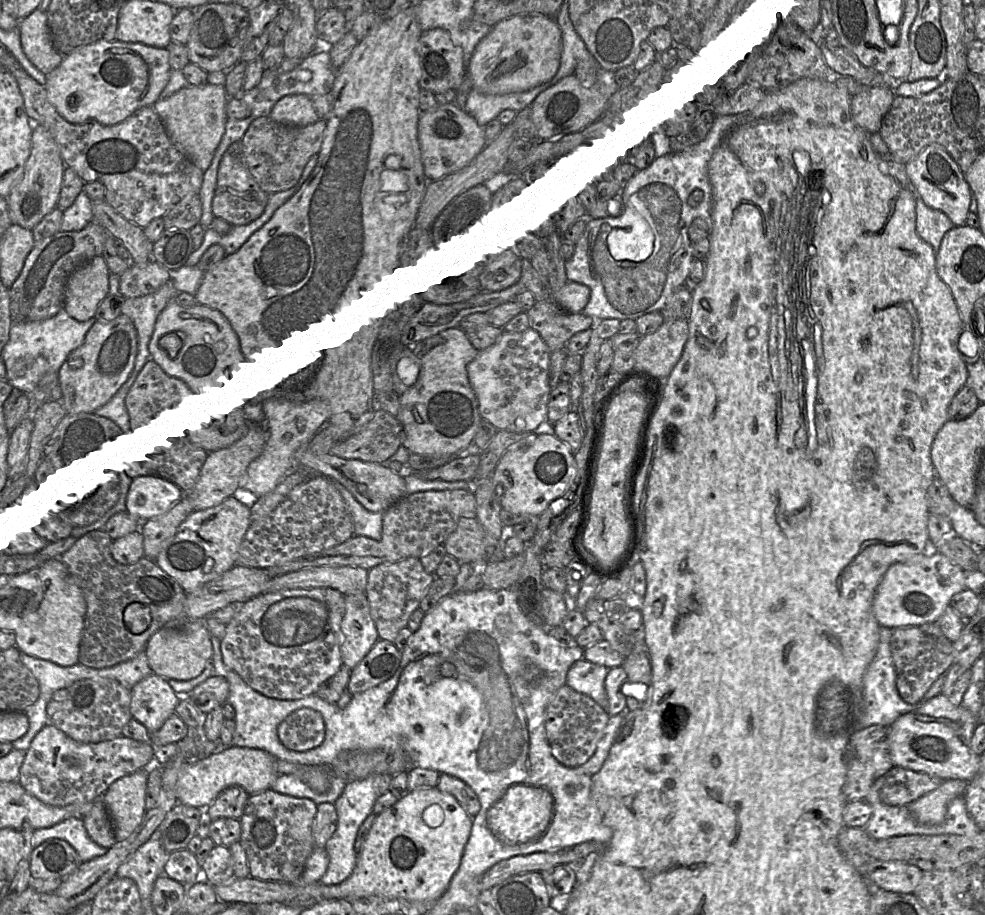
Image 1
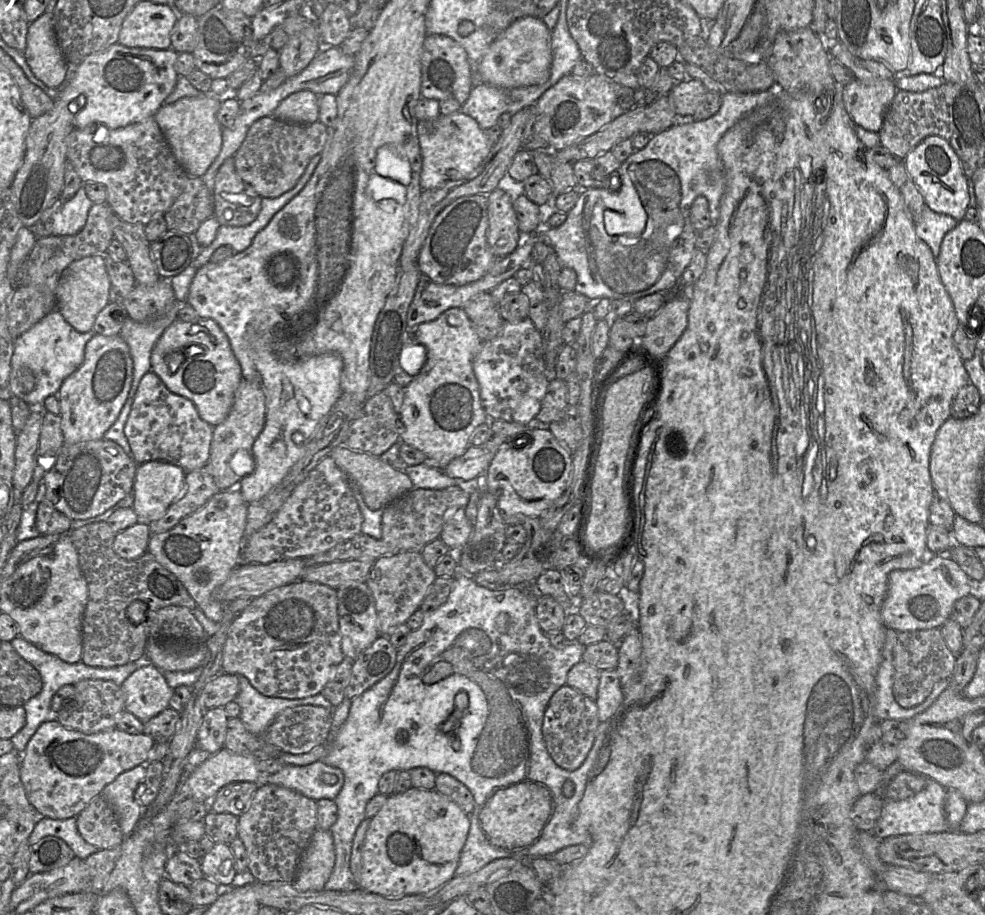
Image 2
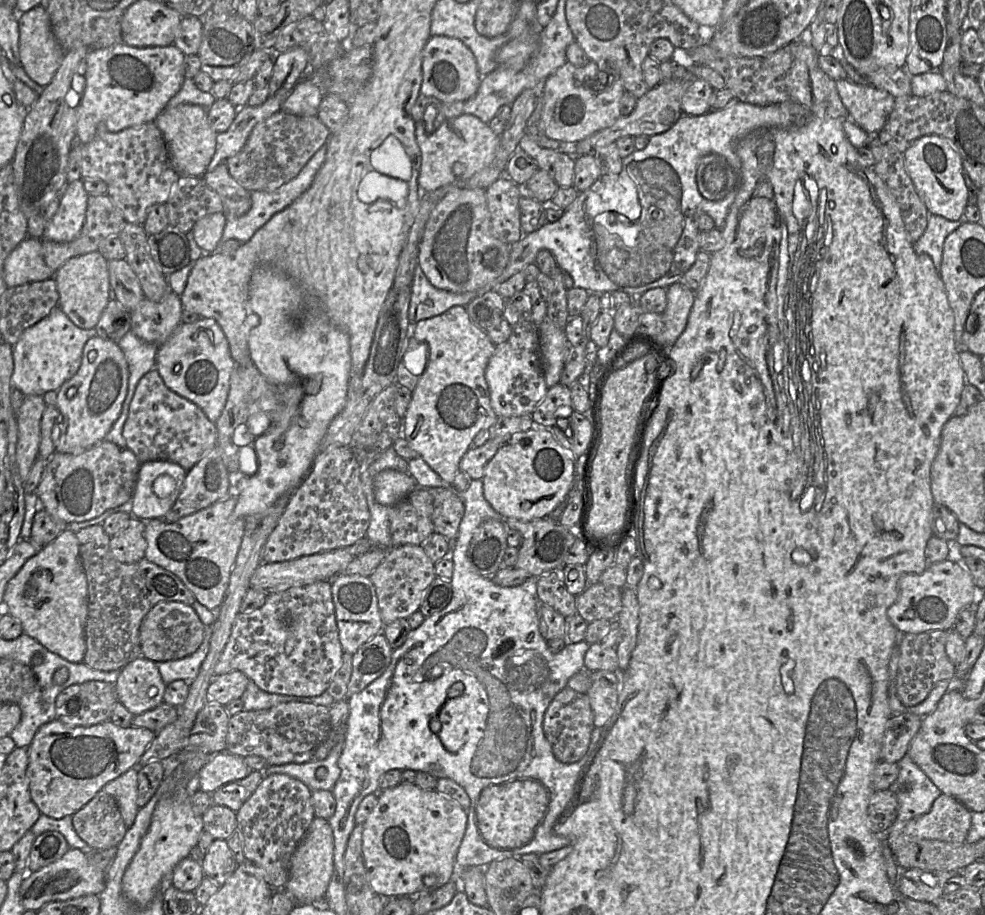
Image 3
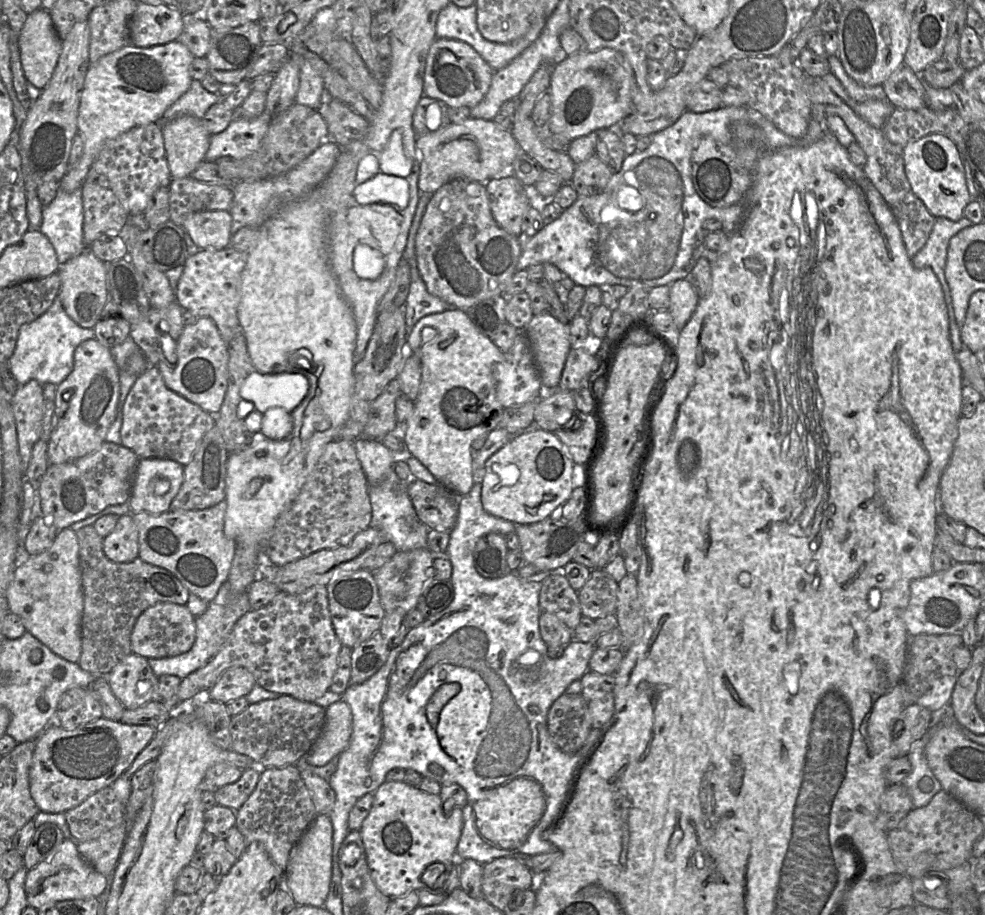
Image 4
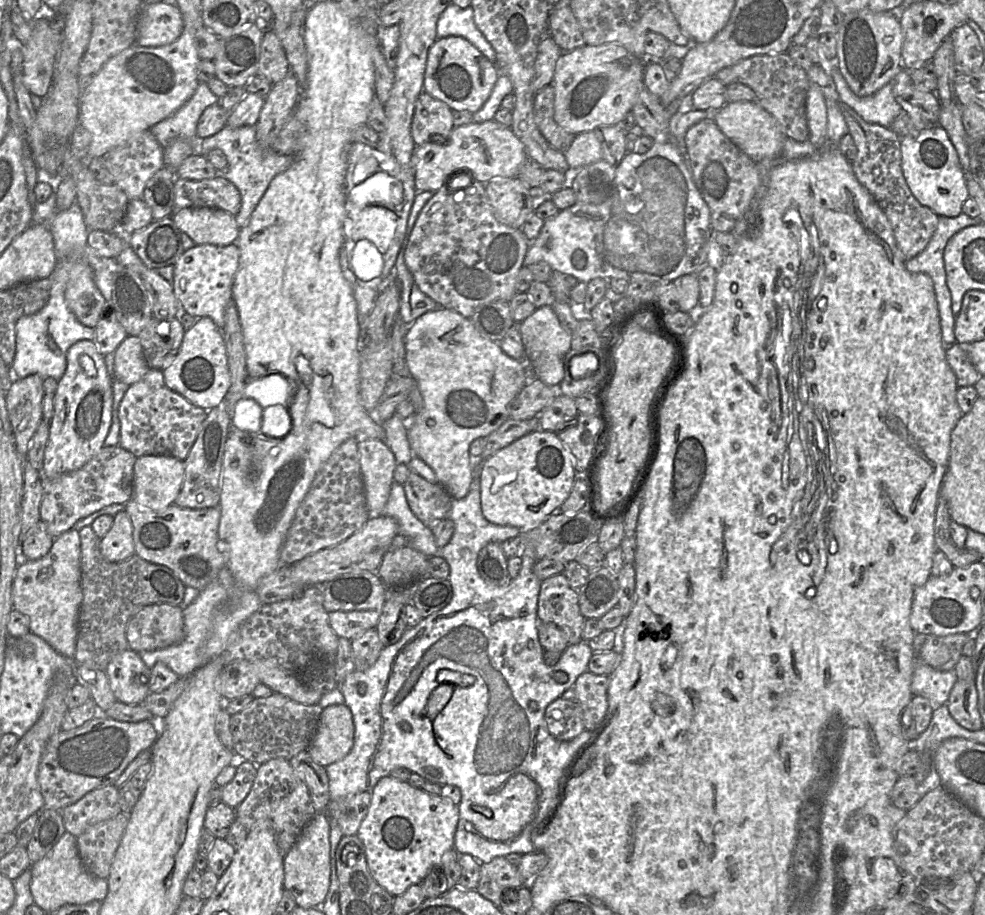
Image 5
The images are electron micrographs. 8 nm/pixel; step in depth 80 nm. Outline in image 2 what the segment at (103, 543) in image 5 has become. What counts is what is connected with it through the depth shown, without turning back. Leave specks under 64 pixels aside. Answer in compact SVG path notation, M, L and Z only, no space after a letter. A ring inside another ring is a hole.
M137 522L116 534L113 549L125 560L134 560L148 551L150 539L149 524Z

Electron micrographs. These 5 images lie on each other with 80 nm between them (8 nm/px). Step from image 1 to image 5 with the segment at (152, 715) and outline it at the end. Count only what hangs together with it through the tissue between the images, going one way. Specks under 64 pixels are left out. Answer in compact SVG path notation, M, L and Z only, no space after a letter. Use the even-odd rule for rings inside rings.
M131 649L115 655L105 672L114 696L122 703L140 705L151 693L148 687L151 669Z

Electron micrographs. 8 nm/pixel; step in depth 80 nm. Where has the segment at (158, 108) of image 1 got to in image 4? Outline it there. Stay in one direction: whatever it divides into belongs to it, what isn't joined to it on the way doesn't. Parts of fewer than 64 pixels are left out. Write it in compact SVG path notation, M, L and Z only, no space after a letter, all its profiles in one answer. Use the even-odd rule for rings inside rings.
M184 115L161 125L166 158L173 179L184 178L205 160L211 134L202 119Z

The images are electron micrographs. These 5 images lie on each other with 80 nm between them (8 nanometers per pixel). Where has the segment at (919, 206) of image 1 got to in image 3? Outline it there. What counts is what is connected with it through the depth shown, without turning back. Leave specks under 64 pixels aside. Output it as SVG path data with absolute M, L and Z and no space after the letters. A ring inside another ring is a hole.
M929 214L925 232L913 244L914 251L930 256L936 271L940 274L945 239L967 221L964 215L958 221L949 221L944 217Z

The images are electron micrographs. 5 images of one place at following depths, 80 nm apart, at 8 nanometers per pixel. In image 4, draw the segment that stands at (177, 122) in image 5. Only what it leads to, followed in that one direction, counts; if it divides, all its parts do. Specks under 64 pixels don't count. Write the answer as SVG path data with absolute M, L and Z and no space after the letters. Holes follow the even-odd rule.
M192 79L190 88L163 114L159 125L184 115L202 119L207 110L221 100L217 93L210 93L196 79Z

